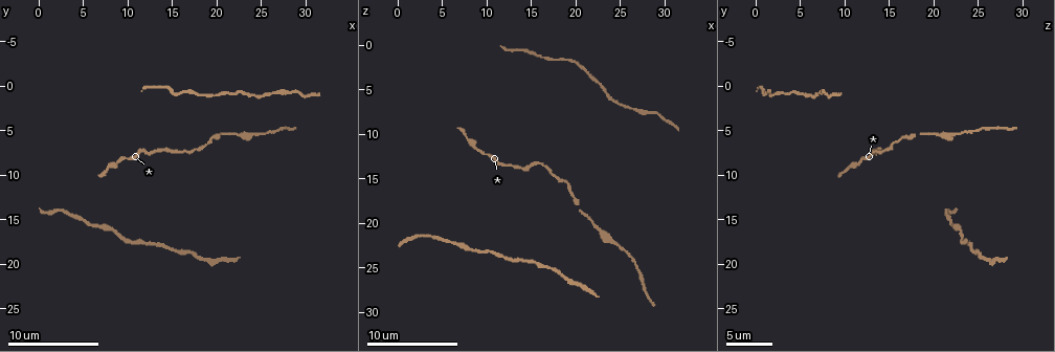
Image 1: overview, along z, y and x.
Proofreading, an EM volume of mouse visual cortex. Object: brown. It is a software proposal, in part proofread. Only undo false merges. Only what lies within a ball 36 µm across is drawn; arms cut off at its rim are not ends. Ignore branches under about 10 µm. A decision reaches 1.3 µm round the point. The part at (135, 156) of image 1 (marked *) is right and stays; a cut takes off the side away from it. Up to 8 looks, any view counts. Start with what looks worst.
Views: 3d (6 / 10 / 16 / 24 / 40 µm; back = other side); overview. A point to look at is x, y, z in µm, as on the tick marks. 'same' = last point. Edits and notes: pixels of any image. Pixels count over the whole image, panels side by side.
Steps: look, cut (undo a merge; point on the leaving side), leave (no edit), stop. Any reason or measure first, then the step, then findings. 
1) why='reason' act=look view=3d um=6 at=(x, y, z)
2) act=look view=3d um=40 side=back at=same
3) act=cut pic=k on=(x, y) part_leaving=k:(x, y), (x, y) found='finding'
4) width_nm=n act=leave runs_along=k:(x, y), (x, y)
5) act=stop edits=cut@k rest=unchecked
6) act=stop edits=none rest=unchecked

act=look view=3d um=6 at=(19.0, 6.6, 15.6)

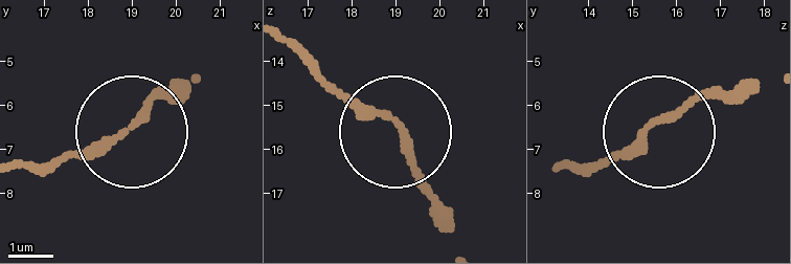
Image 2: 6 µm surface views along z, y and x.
why='other side' act=look view=3d um=6 side=back at=(19.00, 6.50, 15.35)

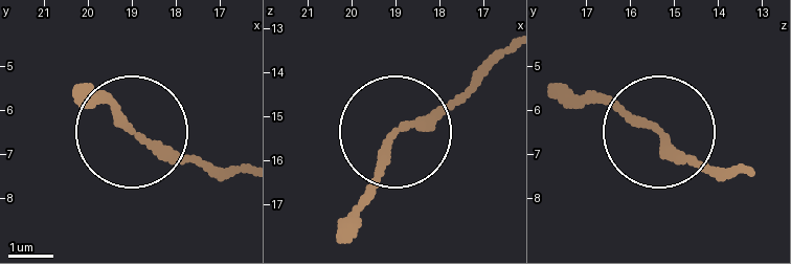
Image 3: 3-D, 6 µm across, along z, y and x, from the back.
side_arm_um=19 act=leave runs_along=3:(241, 172), (162, 153), (87, 86) found='one cell here'

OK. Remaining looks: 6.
why='sudden change in width' act=look view=3d um=16 at=(8.6, 8.8, 11.6)

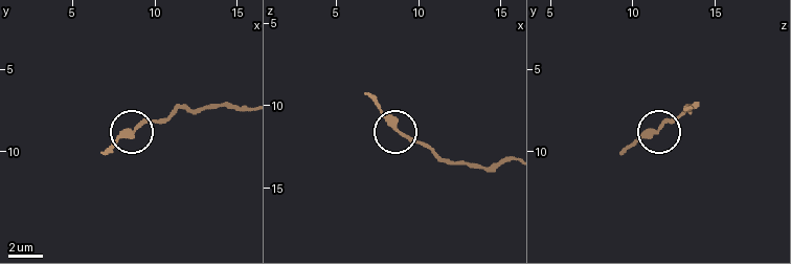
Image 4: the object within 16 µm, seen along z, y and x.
act=leave runs_along=4:(676, 117), (658, 133), (638, 138), (623, 154) found='all the same cell'

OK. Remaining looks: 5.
why='thick turns thin' act=look view=3d um=10 at=(15.2, 7.4, 13.4)

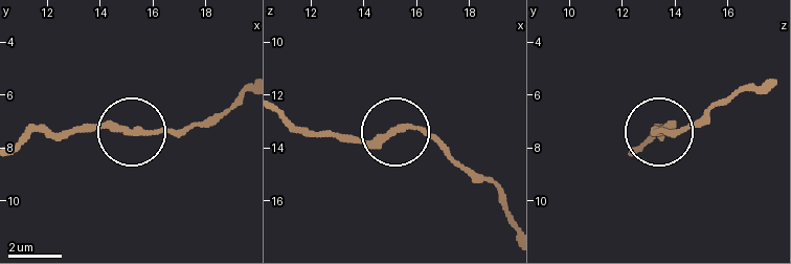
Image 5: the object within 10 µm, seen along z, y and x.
act=leave runs_along=5:(20, 144), (38, 132), (98, 126), (184, 132) found='continuous, no second cell'

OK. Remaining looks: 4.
why='thick turns thin' act=look view=3d um=6 at=(22.2, 5.6, 20.6)

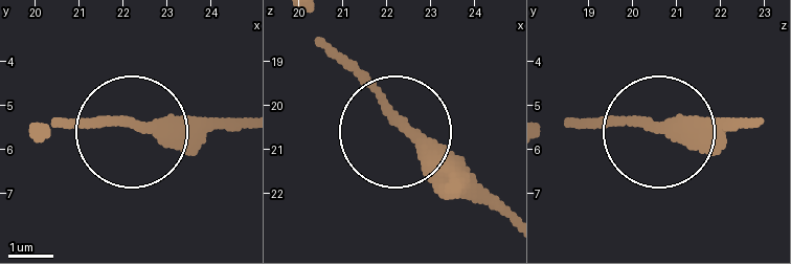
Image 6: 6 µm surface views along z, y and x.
act=look view=3d um=6 side=back at=(22.40, 5.50, 20.45)

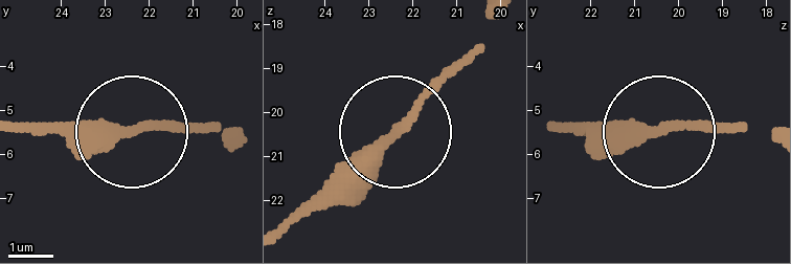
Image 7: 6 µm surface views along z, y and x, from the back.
act=leave runs_along=7:(232, 130), (45, 126) found='continuous, no second cell'

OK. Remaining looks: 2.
act=stop edits=none rest=unchecked

